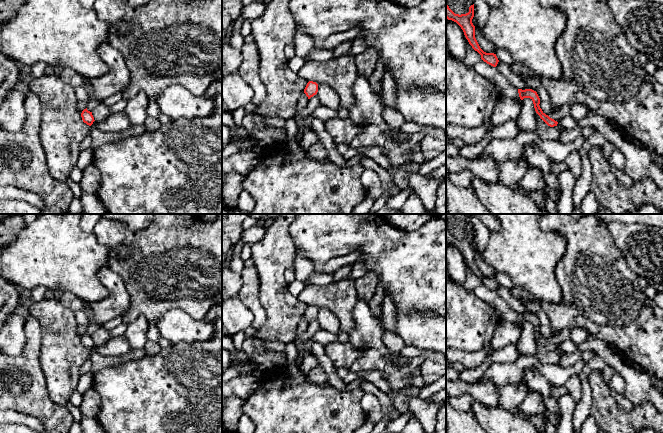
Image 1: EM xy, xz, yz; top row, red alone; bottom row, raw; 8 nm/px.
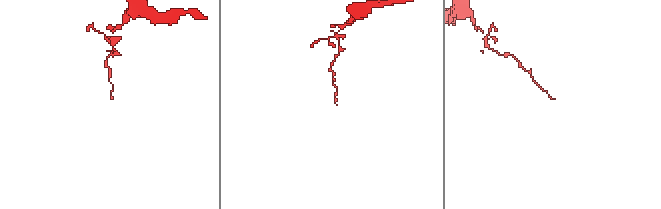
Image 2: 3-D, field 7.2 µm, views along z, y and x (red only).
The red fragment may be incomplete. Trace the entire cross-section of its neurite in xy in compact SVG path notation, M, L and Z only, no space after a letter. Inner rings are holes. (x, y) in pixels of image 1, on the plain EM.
M87 332L82 335L81 341L83 346L89 350L91 350L95 345L92 336L88 335Z

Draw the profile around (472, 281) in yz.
M466 263L466 279L462 286L469 292L474 291L474 289L481 284L481 279L475 275L472 270L469 268L468 264Z

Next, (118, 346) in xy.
M125 336L111 338L104 345L94 345L91 352L97 352L105 356L123 356L130 352L131 347Z

